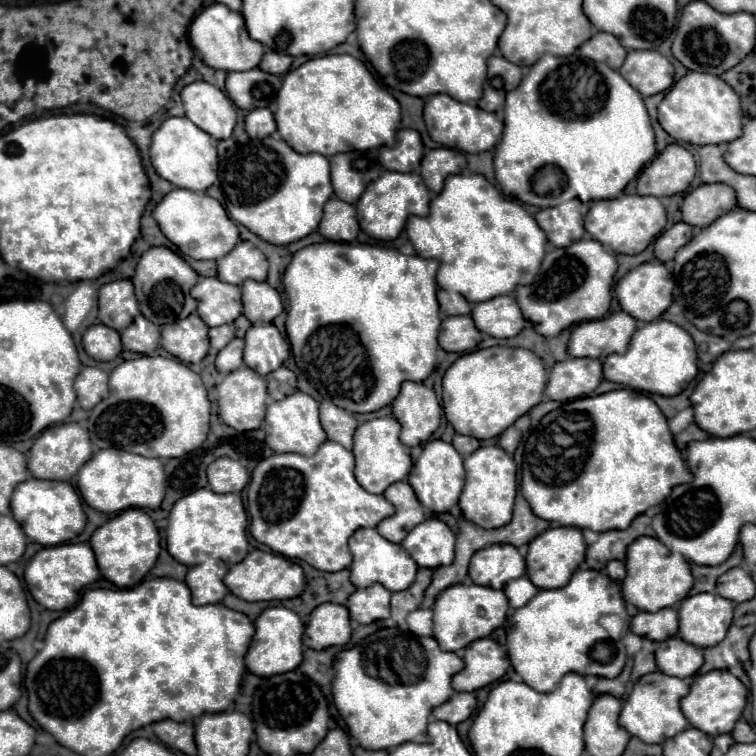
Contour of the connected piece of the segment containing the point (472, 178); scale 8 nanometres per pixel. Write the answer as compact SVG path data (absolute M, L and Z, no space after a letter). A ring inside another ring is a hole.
M482 174L448 176L442 192L430 202L430 214L410 216L406 232L420 258L436 258L440 262L436 278L440 288L458 292L472 304L510 294L518 284L532 284L546 252L546 236L536 220L516 200L504 198Z

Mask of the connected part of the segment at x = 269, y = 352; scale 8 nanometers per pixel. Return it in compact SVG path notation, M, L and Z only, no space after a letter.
M274 324L250 326L244 340L244 364L260 376L276 370L290 356L290 344Z

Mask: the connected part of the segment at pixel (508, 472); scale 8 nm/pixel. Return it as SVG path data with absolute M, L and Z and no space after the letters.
M482 446L464 460L466 486L460 496L460 508L466 520L480 528L500 528L512 520L512 506L516 496L516 464L510 454L498 446Z

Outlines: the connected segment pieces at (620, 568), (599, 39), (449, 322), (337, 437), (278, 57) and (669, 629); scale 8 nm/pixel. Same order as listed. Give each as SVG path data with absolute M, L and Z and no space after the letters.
M610 560L610 562L606 564L606 574L608 574L612 580L622 582L622 580L624 580L624 576L626 576L624 562L620 562L620 560Z
M596 32L580 46L580 56L590 58L594 62L604 62L610 68L618 70L626 58L626 50L616 40L616 36L608 36L608 32Z
M448 316L442 320L438 344L446 352L470 352L482 340L480 330L474 326L472 316Z
M324 400L320 402L320 422L328 440L342 444L346 450L352 448L352 436L358 428L352 412L344 412L342 408L336 408L336 404L332 404L330 400Z
M266 50L266 54L262 56L262 62L260 62L258 68L264 70L264 72L268 72L268 74L282 76L282 74L286 74L290 70L290 66L292 66L292 56Z
M662 608L660 612L638 612L632 618L630 626L634 634L654 642L662 642L666 638L676 636L678 612L674 608Z

